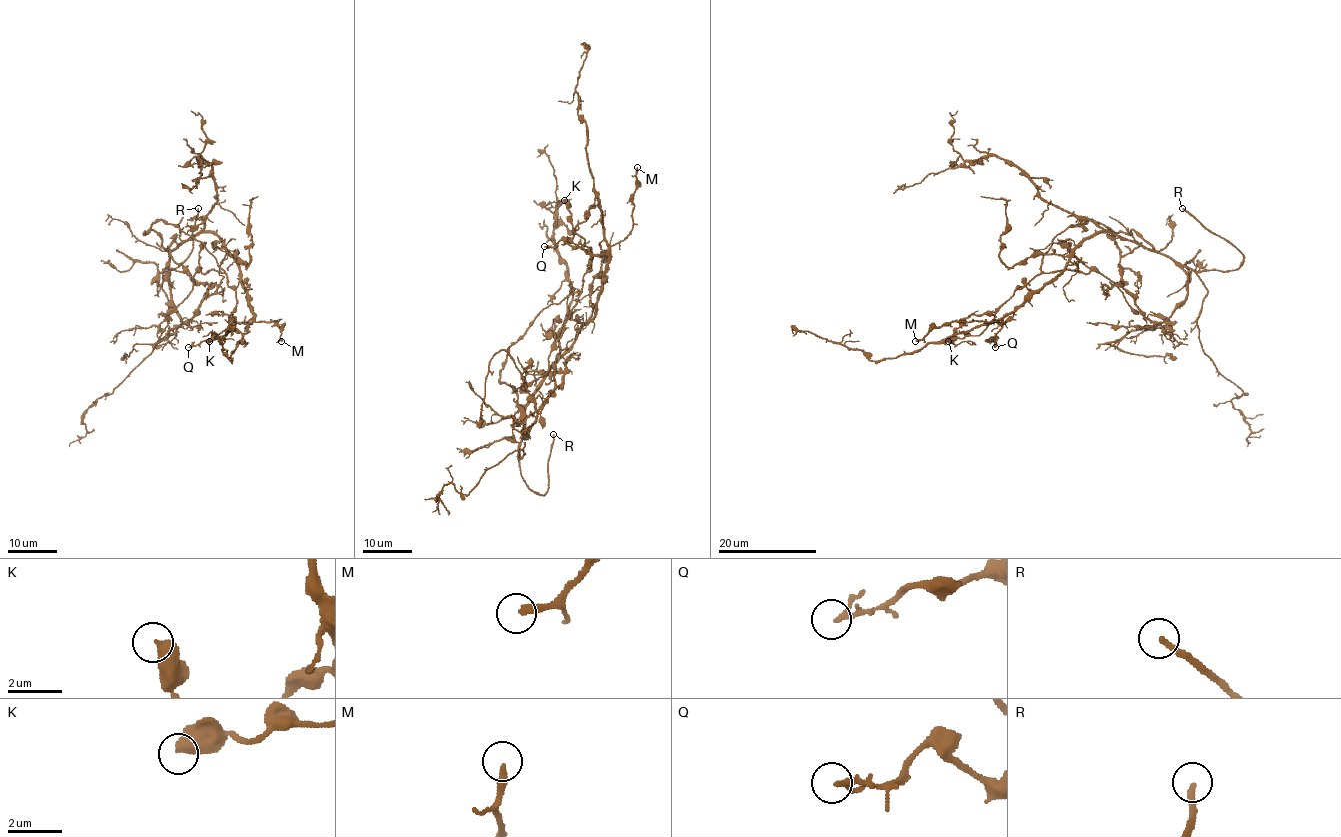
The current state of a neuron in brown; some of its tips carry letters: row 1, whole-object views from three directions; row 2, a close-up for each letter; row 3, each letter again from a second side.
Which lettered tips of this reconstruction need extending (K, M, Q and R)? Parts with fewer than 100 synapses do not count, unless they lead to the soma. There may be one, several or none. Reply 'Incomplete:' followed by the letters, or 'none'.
Incomplete: R

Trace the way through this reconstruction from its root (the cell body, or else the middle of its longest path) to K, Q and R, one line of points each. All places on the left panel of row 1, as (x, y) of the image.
K: (206, 233), (171, 250), (154, 230), (144, 233), (161, 219), (175, 224), (226, 273), (237, 306), (209, 341)
Q: (206, 233), (216, 235), (236, 262), (253, 316), (237, 322), (221, 336), (188, 347)
R: (206, 233), (199, 233), (172, 250), (162, 271), (176, 268), (192, 251), (198, 208)

